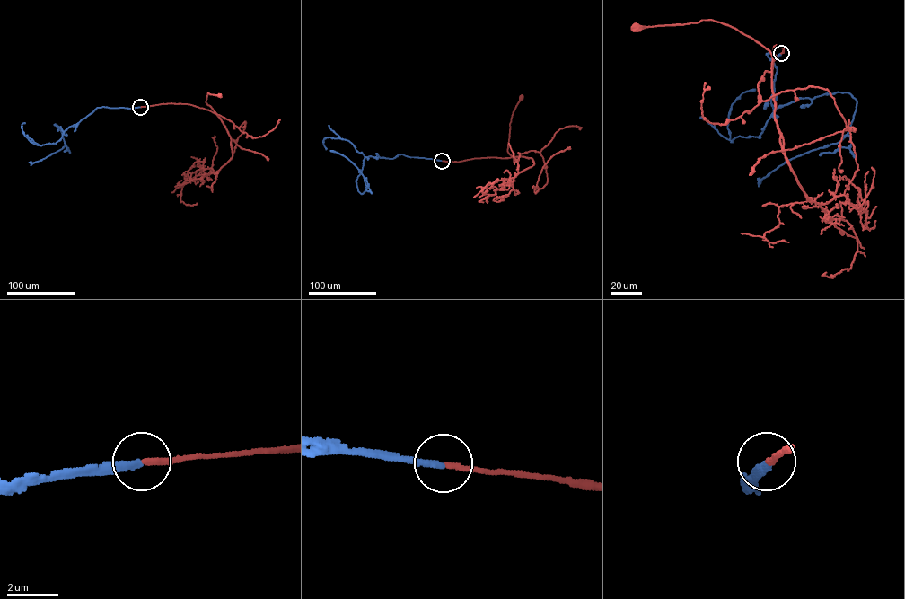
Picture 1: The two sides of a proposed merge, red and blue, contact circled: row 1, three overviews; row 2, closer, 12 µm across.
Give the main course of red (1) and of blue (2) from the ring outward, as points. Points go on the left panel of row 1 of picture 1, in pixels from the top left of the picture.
1: (140, 107), (186, 103), (216, 114), (206, 102), (208, 92), (220, 95)
2: (140, 107), (98, 107), (63, 132), (55, 124), (62, 133), (65, 145), (41, 160), (29, 162)

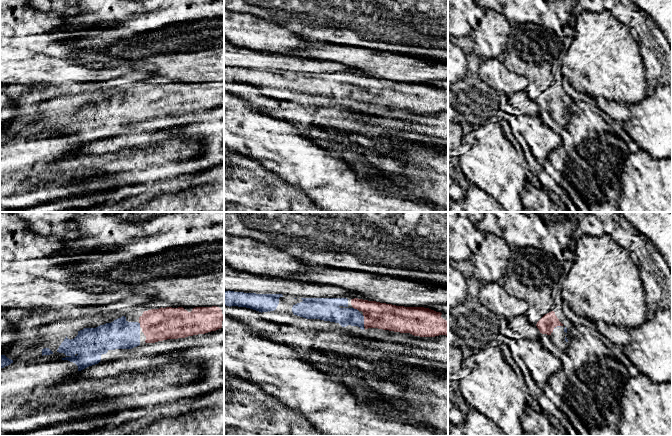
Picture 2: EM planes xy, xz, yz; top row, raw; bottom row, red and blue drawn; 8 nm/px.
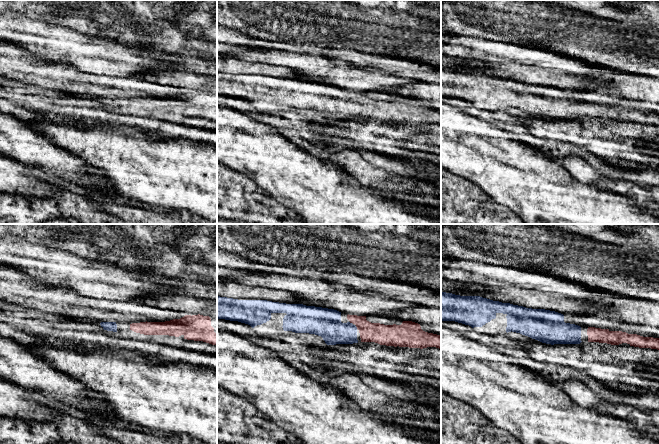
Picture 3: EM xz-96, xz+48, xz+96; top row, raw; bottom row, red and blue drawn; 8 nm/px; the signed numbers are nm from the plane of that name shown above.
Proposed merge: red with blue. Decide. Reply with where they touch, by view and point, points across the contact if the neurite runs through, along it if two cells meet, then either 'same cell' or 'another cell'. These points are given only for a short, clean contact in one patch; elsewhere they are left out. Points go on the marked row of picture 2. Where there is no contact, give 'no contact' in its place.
xz (364, 321) | across xz (384, 316), (374, 316), (364, 321), (352, 316), (344, 316) | same cell

